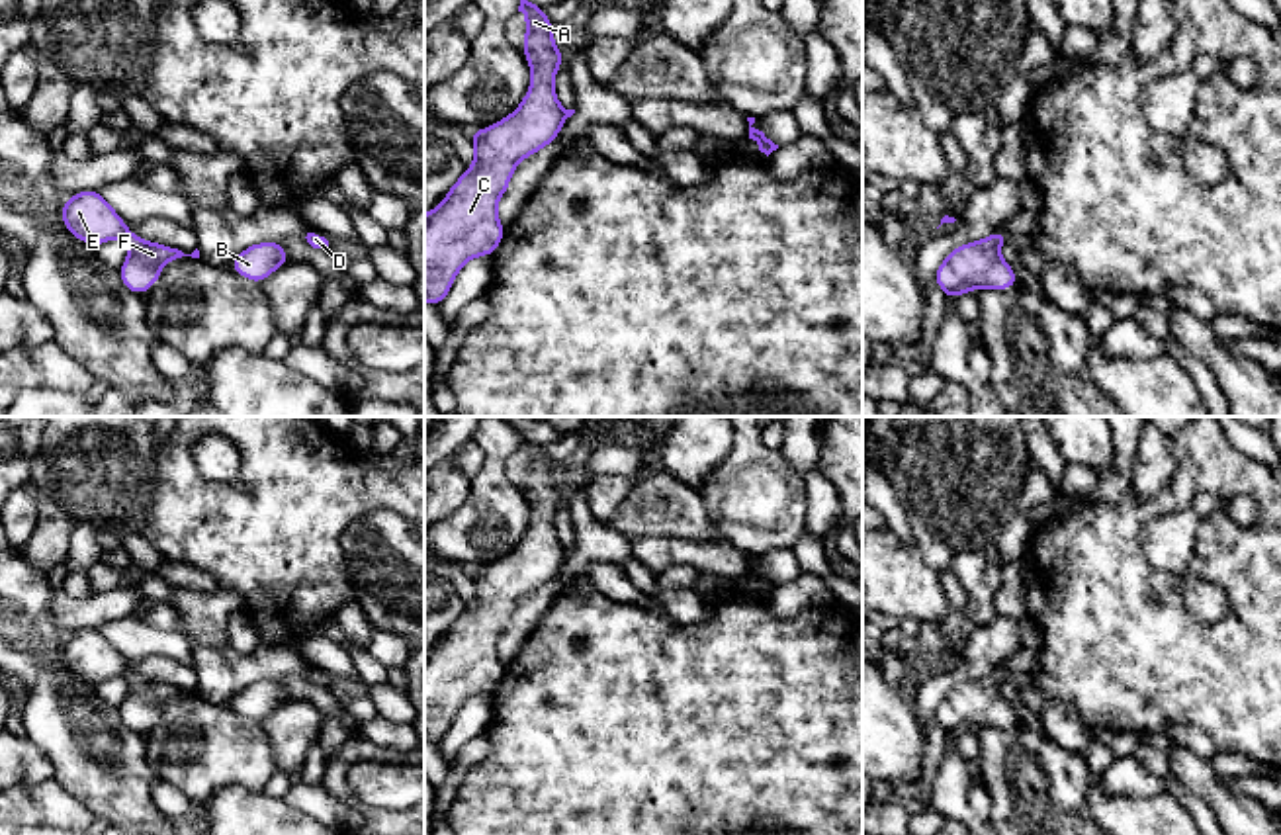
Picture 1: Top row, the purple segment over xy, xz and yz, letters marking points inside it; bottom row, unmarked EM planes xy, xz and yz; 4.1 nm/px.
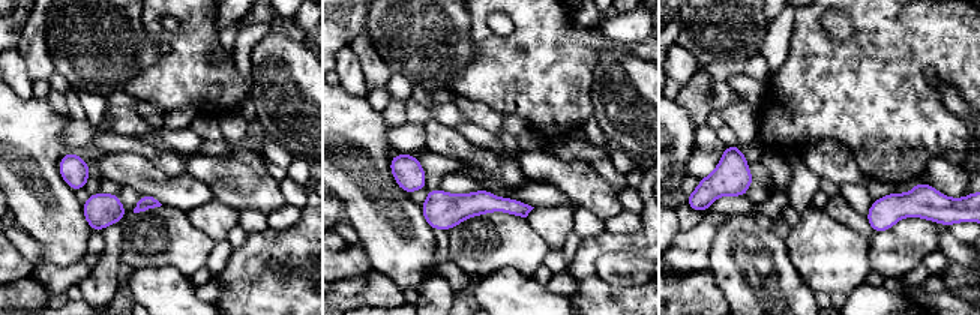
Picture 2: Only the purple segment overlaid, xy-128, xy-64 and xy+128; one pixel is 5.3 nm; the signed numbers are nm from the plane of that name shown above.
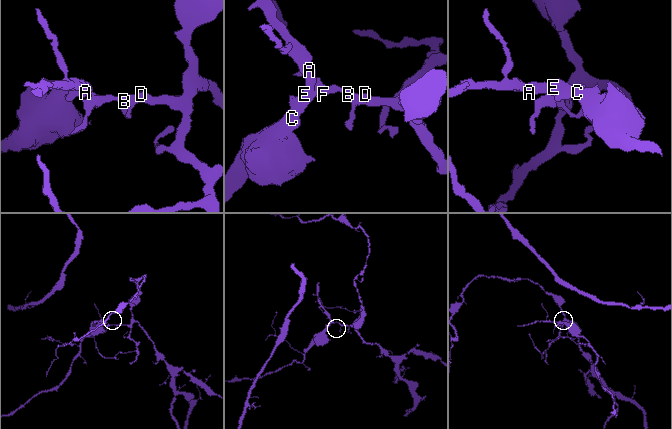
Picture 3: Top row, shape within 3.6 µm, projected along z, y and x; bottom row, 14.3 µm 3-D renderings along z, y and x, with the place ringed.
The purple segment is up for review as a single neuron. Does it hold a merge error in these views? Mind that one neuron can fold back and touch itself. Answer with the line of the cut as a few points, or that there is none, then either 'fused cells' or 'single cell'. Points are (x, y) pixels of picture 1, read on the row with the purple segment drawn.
xy (128, 229), (124, 237) | fused cells

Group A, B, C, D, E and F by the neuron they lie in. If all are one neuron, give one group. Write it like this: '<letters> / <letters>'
A C E / B D F

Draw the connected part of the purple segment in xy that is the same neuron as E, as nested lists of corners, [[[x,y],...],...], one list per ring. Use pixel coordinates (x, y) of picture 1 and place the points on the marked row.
[[[96,190],[66,198],[61,217],[68,233],[94,248],[111,239],[121,239],[129,231],[125,221]]]

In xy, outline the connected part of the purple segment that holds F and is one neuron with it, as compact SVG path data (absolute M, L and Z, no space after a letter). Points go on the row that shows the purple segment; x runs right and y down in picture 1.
M127 231L123 239L129 246L129 256L117 274L123 286L137 295L147 293L158 282L164 264L182 256L199 258L198 248L192 254L184 254L182 250L160 242L147 242L133 231Z

